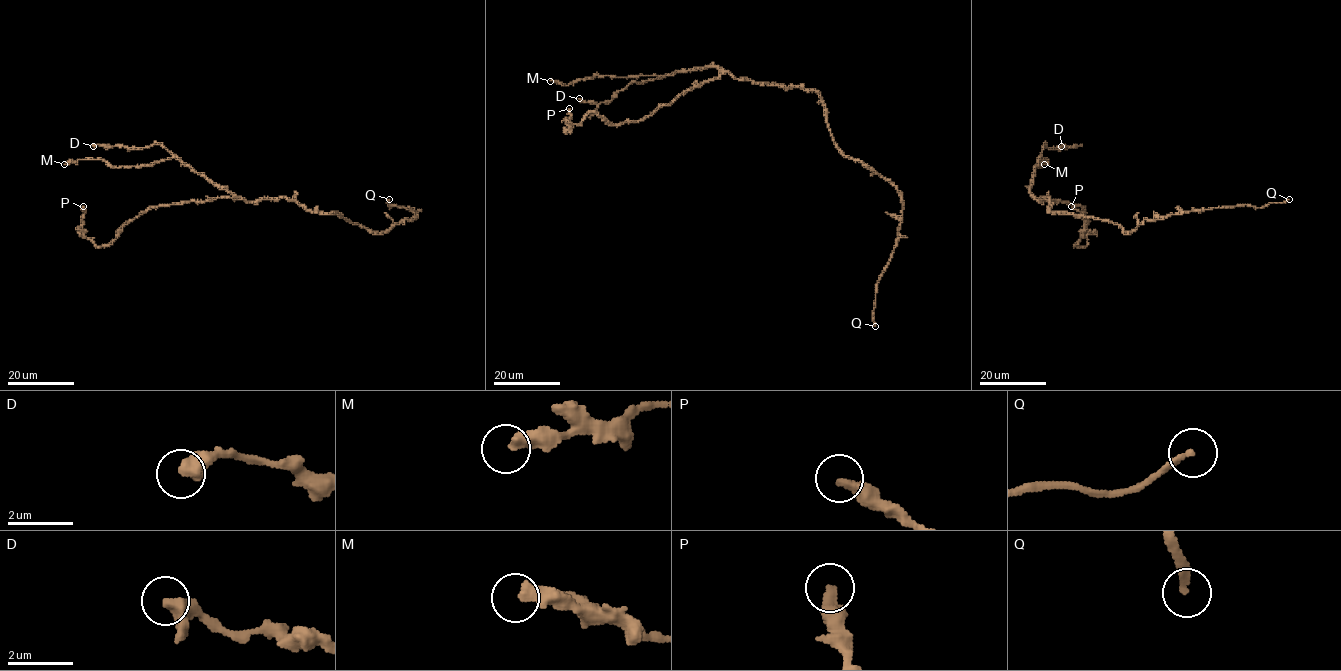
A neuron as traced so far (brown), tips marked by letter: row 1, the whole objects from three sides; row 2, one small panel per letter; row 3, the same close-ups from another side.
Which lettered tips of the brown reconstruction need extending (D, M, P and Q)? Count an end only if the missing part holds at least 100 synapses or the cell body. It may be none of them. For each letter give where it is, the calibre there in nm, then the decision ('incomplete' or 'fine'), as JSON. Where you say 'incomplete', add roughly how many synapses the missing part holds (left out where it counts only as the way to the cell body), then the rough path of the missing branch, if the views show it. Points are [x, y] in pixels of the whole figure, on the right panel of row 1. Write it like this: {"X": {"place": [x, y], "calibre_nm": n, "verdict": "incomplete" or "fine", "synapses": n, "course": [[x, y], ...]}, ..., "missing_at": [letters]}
{"D": {"place": [1061, 146], "calibre_nm": 400, "verdict": "fine"}, "M": {"place": [1044, 164], "calibre_nm": 400, "verdict": "fine"}, "P": {"place": [1071, 206], "calibre_nm": 360, "verdict": "fine"}, "Q": {"place": [1289, 199], "calibre_nm": 200, "verdict": "incomplete", "synapses": 180}, "missing_at": ["Q"]}

